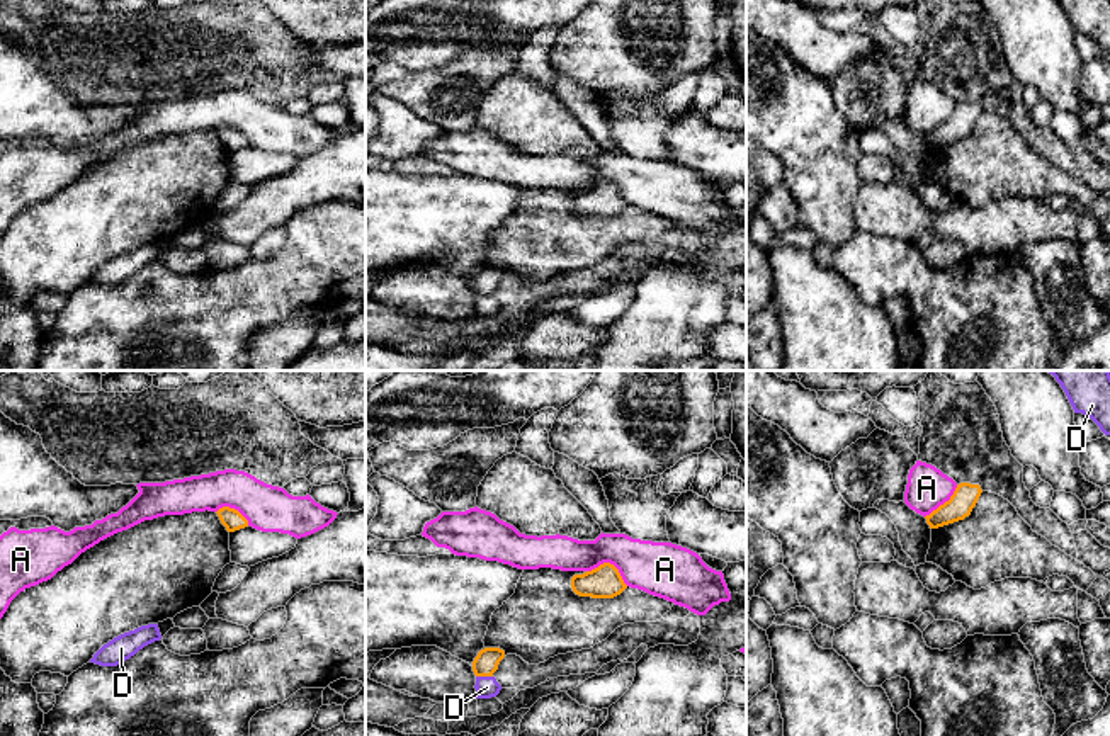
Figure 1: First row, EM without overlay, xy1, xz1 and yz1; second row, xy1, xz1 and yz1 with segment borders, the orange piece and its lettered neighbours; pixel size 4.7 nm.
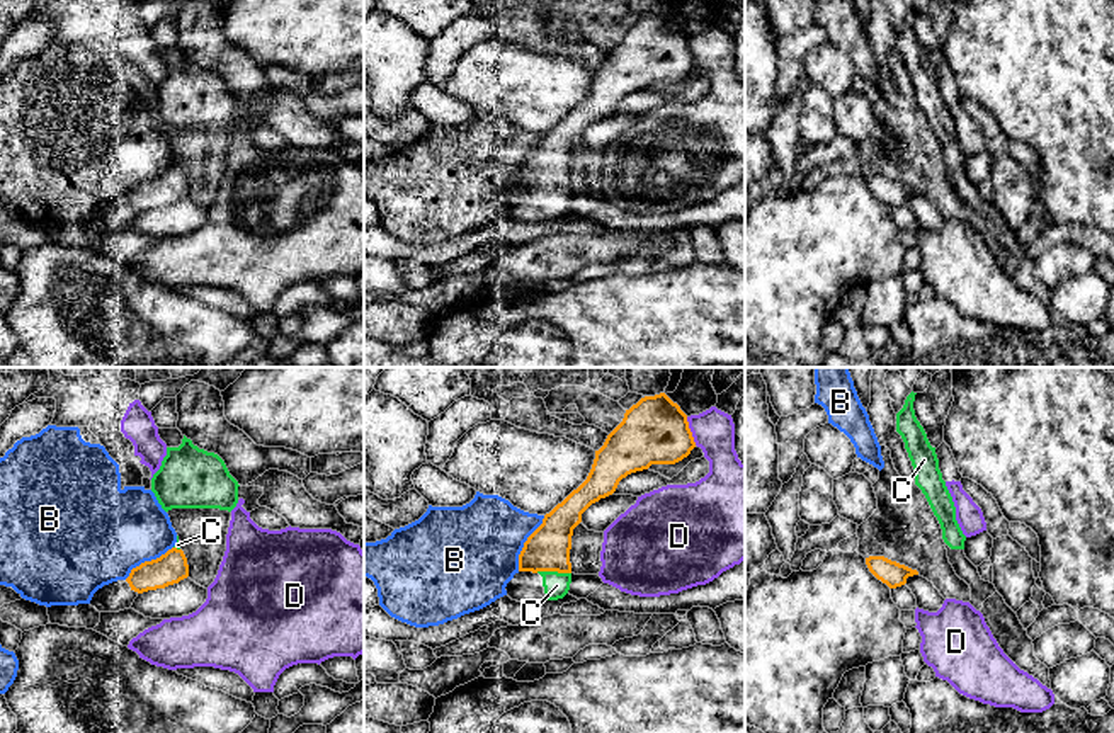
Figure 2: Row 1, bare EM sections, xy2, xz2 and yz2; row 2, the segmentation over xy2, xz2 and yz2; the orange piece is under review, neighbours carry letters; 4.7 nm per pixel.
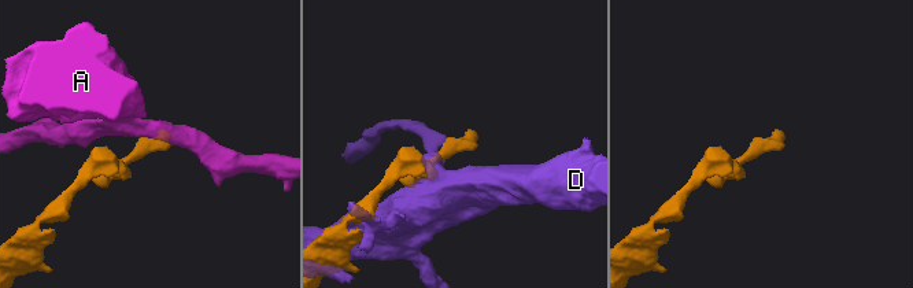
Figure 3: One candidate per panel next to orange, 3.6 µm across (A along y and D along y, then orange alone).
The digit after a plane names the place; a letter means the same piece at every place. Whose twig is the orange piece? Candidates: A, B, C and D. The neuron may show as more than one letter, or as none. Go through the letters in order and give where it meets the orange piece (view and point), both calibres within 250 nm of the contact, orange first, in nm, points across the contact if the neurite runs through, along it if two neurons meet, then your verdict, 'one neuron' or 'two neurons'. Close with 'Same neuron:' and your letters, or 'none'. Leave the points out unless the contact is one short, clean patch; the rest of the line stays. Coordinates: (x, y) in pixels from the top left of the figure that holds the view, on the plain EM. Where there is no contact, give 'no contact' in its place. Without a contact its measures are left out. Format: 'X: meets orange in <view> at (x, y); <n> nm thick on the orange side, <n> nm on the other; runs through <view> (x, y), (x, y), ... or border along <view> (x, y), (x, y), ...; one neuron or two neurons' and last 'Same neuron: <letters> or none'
A: meets orange in xz1 at (609, 182); 160 nm thick on the orange side, 260 nm on the other; border along xz1 (587, 189), (611, 182), (628, 204); two neurons
B: meets orange in xz2 at (524, 162); 200 nm thick on the orange side, 440 nm on the other; two neurons
C: meets orange in xz2 at (553, 189); 200 nm thick on the orange side, 120 nm on the other; runs through xz2 (548, 167), (553, 189), (556, 204); one neuron
D: meets orange in xz2 at (689, 50); 320 nm thick on the orange side, 200 nm on the other; two neurons
Same neuron: C

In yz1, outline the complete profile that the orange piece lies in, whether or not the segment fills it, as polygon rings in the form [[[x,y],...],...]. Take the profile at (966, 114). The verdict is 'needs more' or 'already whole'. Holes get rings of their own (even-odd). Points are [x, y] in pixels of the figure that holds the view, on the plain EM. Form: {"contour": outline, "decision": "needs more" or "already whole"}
{"contour": [[[971,102],[957,104],[950,119],[925,136],[926,143],[930,144],[930,148],[938,148],[964,139],[966,136],[971,134],[981,112],[983,109],[979,104]]], "decision": "already whole"}

